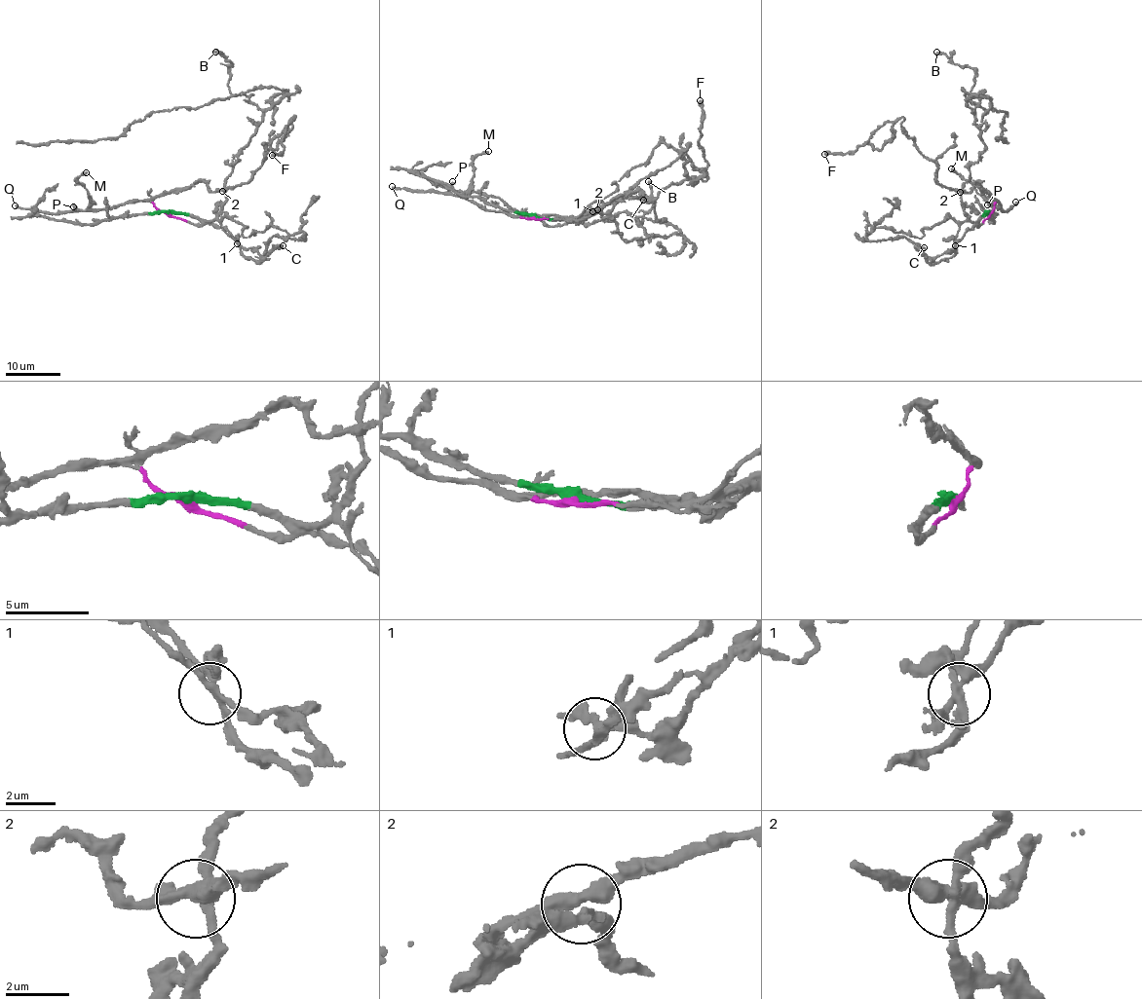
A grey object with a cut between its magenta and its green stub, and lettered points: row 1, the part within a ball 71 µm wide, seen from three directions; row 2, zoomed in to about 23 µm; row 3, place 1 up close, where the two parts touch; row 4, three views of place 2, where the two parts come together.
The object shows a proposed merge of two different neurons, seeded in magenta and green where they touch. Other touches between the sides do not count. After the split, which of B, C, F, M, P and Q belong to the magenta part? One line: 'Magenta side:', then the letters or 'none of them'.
Magenta side: F, M, P, Q

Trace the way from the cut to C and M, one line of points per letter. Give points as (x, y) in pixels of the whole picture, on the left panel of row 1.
C: (169, 213), (218, 221), (244, 255), (250, 256), (258, 262), (283, 245)
M: (169, 213), (161, 211), (150, 202), (136, 201), (94, 208), (86, 189), (77, 179), (87, 171)

